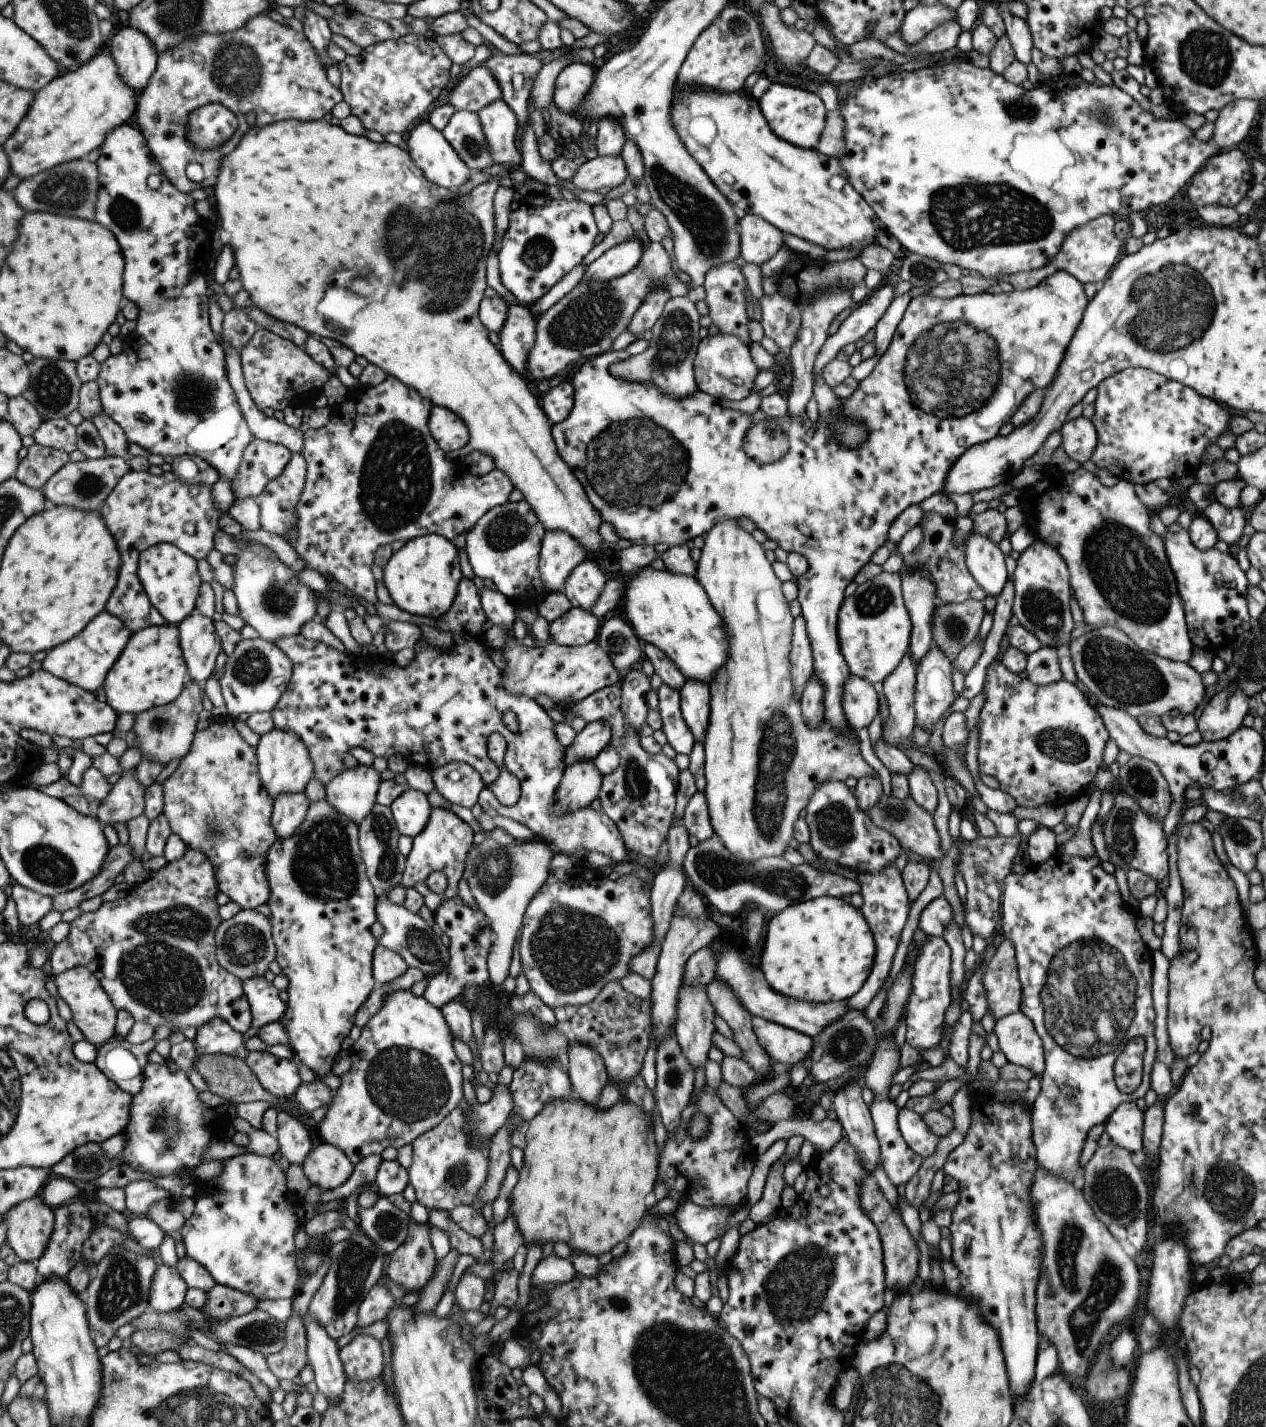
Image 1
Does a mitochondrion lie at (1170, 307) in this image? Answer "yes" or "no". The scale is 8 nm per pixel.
yes

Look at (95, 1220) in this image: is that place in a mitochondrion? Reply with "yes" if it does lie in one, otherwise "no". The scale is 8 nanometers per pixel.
no

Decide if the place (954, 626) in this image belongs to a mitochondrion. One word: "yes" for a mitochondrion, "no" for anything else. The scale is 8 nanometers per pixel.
yes

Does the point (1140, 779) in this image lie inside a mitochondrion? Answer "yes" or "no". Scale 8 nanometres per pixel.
yes

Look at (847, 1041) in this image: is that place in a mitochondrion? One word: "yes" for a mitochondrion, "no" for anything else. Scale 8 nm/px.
yes

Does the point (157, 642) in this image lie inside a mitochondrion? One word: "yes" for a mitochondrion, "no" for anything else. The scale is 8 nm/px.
no

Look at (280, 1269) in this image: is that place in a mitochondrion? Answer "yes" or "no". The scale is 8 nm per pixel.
no

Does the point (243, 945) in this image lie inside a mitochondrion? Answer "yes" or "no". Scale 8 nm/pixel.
yes

